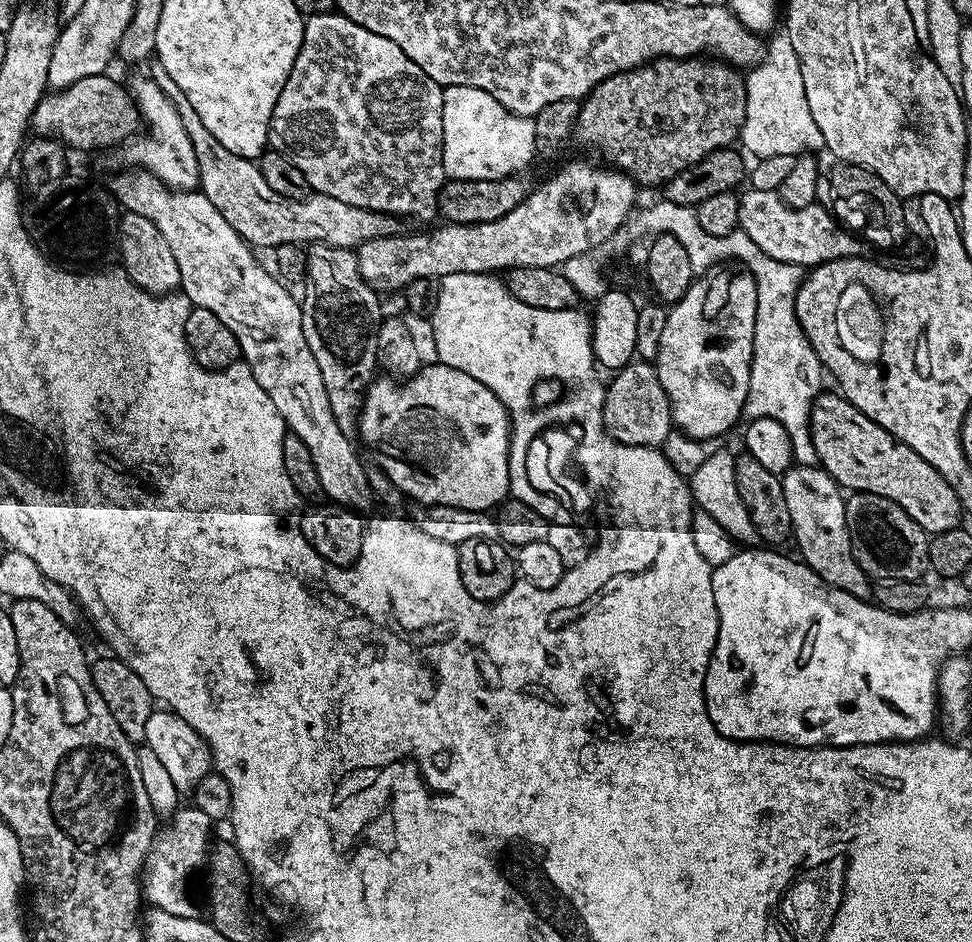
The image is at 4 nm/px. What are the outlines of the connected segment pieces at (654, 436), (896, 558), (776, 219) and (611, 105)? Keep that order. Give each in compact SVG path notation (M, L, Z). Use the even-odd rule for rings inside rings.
M631 362L613 375L604 393L604 429L620 444L660 448L674 430L672 407L651 363Z
M852 492L844 501L844 513L852 556L869 581L920 580L923 572L929 571L929 533L923 532L902 506L878 494Z
M749 187L739 193L739 231L750 234L750 242L758 246L770 258L778 262L790 262L801 266L825 264L851 256L864 256L864 244L851 236L834 217L829 209L819 203L805 208L791 208L782 202L779 191L767 192ZM745 191L745 192L744 192Z
M663 56L660 60L650 60L648 63L640 64L636 68L614 74L610 78L606 78L598 86L594 86L591 92L583 97L574 136L575 139L580 139L584 144L593 144L609 160L605 161L613 169L628 173L636 181L637 185L657 184L657 186L663 186L667 184L670 178L674 178L674 174L694 166L694 162L702 162L702 158L706 158L706 154L714 154L714 150L719 148L731 148L737 143L740 127L746 122L746 86L744 81L745 77L742 75L741 69L733 68L731 64L723 63L715 58L679 60L673 56Z

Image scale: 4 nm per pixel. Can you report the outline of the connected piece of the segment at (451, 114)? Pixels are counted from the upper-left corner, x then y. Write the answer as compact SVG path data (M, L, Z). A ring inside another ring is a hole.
M447 86L442 106L445 177L454 180L501 180L523 173L536 156L534 119L508 112L486 90L474 86Z

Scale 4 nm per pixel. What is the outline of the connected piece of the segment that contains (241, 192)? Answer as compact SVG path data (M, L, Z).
M158 62L153 63L150 75L162 91L171 94L174 106L182 118L182 126L186 126L186 134L190 134L190 142L194 146L194 154L198 158L200 171L199 191L204 193L214 207L246 243L253 249L268 248L275 250L283 244L325 244L326 246L359 249L367 240L377 240L383 236L401 235L401 217L391 216L389 212L366 210L362 206L350 206L350 202L342 202L338 198L330 198L317 192L303 198L278 194L262 178L259 163L242 158L238 154L230 154L206 126L202 126L202 118L194 111L194 106L186 102L186 94L176 91L170 74Z

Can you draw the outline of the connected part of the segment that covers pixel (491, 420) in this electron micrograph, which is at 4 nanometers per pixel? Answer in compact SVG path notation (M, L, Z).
M439 362L431 363L425 363L416 375L407 377L403 382L397 382L392 378L373 379L364 395L364 404L360 408L359 443L361 445L364 443L372 451L370 460L382 468L390 481L394 482L394 486L404 492L409 501L416 500L412 502L417 505L437 504L438 506L454 506L462 510L487 513L509 498L512 486L512 471L508 465L508 453L512 451L512 424L508 407L494 394L494 390L482 386L482 382L478 382L478 378L470 378L470 374L462 374L462 370L454 370Z

